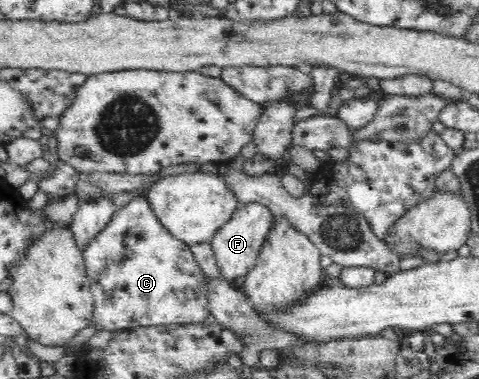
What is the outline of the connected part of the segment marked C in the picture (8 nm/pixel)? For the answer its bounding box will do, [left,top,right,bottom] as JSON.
[82,193,210,333]

